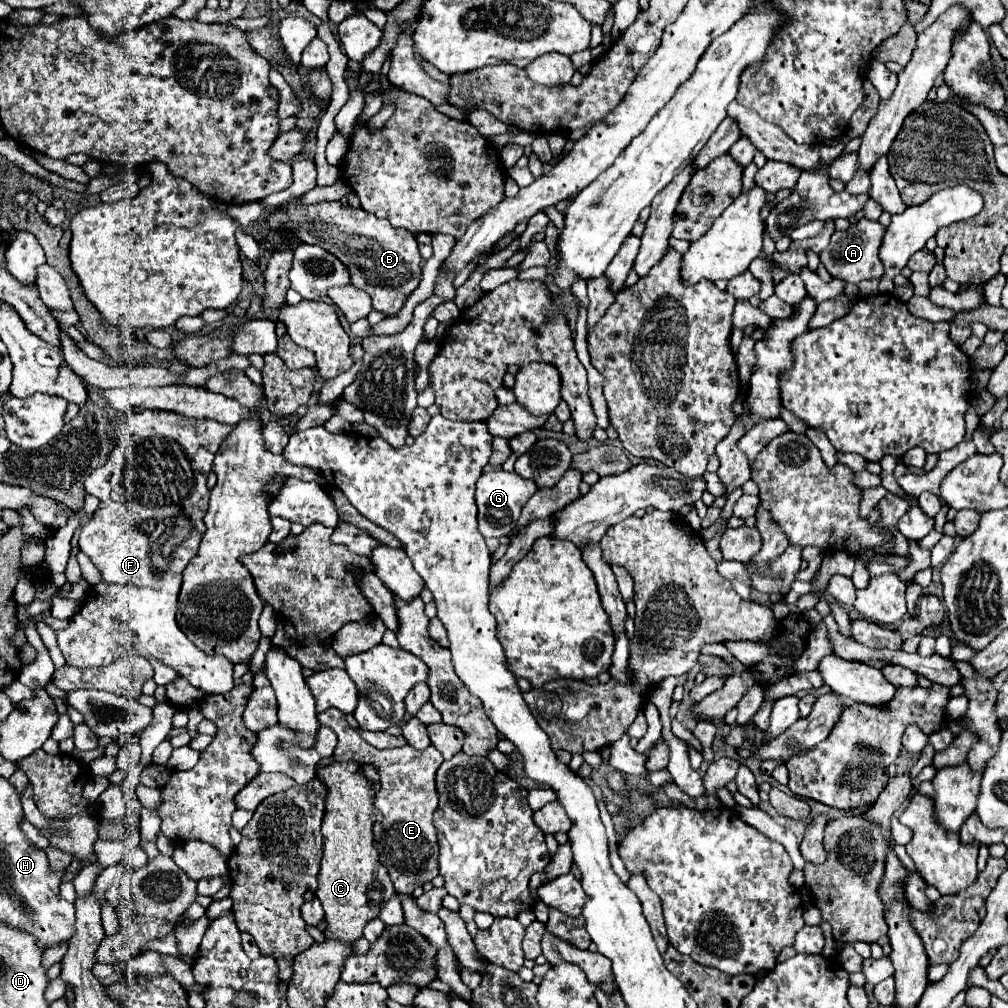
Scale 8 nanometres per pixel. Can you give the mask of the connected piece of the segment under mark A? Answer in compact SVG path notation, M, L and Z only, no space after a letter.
M860 218L848 230L832 234L828 248L824 252L820 252L820 260L834 278L842 278L846 282L858 284L858 282L868 280L868 278L880 278L884 274L884 266L880 264L878 250L880 250L880 244L884 240L884 232L886 232L886 228L880 222Z

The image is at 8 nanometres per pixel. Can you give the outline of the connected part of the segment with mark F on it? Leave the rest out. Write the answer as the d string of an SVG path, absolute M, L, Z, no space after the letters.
M144 410L128 416L120 440L110 452L106 464L96 468L96 472L92 472L84 482L86 492L100 498L100 506L82 526L80 550L90 556L92 564L102 574L102 580L92 586L92 594L70 618L68 628L56 632L58 646L68 666L106 666L122 654L140 654L144 658L156 658L164 666L174 668L194 688L200 688L206 694L224 694L232 690L232 662L224 660L224 656L206 656L200 652L176 624L182 570L196 556L206 530L202 522L208 510L206 476L212 470L214 454L230 430L230 424L184 418L176 412L164 410Z

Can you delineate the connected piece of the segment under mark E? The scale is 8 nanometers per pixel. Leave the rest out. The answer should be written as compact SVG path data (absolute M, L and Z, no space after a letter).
M336 708L318 714L318 720L320 724L332 728L338 736L338 746L334 750L336 762L374 764L378 770L380 790L374 796L374 808L378 808L382 814L382 822L376 822L372 828L374 846L380 854L380 864L388 870L396 892L412 894L412 890L438 876L438 842L432 814L438 806L434 774L444 760L442 754L432 744L426 750L416 750L410 744L388 750L372 748L366 740L356 736L356 732L348 726L344 714Z

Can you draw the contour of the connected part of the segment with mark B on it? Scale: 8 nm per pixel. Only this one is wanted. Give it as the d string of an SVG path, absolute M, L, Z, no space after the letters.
M290 200L282 204L282 210L272 212L266 222L272 228L288 228L288 232L300 242L316 244L332 252L350 270L352 284L368 292L372 306L388 316L398 314L408 294L422 278L416 238L410 232L404 232L404 228L392 228L388 220L380 220L364 210L356 210L340 202L302 206L296 200Z

